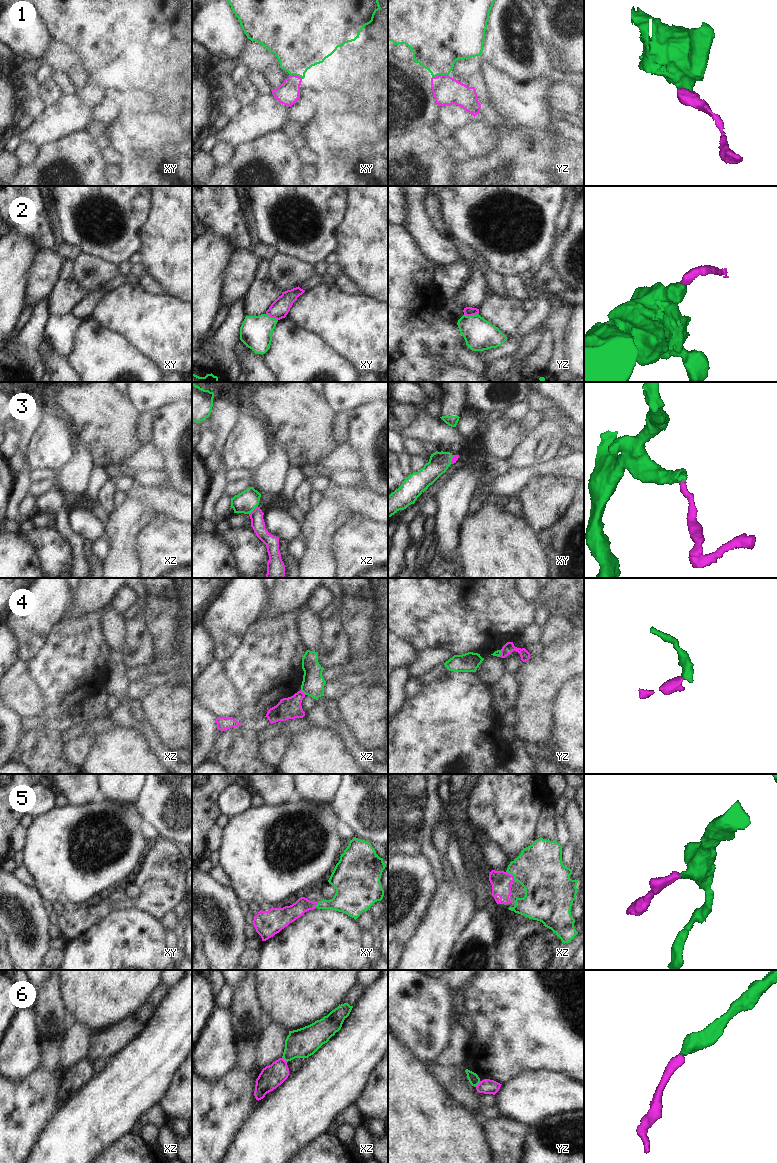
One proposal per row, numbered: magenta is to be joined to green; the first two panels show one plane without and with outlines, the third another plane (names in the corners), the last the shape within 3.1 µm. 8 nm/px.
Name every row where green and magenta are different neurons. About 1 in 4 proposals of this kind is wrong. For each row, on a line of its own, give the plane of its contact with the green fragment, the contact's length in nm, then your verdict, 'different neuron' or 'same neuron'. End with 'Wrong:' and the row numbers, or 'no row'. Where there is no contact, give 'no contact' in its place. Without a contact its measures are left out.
1: yz | 140 nm | same neuron
2: yz | 120 nm | different neuron
3: xz | 100 nm | same neuron
4: xz | 60 nm | different neuron
5: xz | 100 nm | same neuron
6: yz | 60 nm | different neuron
Wrong: 2, 4, 6

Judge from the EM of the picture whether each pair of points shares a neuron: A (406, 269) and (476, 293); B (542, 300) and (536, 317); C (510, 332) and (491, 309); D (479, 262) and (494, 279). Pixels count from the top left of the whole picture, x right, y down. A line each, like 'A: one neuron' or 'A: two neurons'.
A: two neurons
B: one neuron
C: one neuron
D: one neuron

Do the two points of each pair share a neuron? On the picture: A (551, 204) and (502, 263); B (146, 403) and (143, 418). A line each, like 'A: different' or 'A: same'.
A: same
B: different

